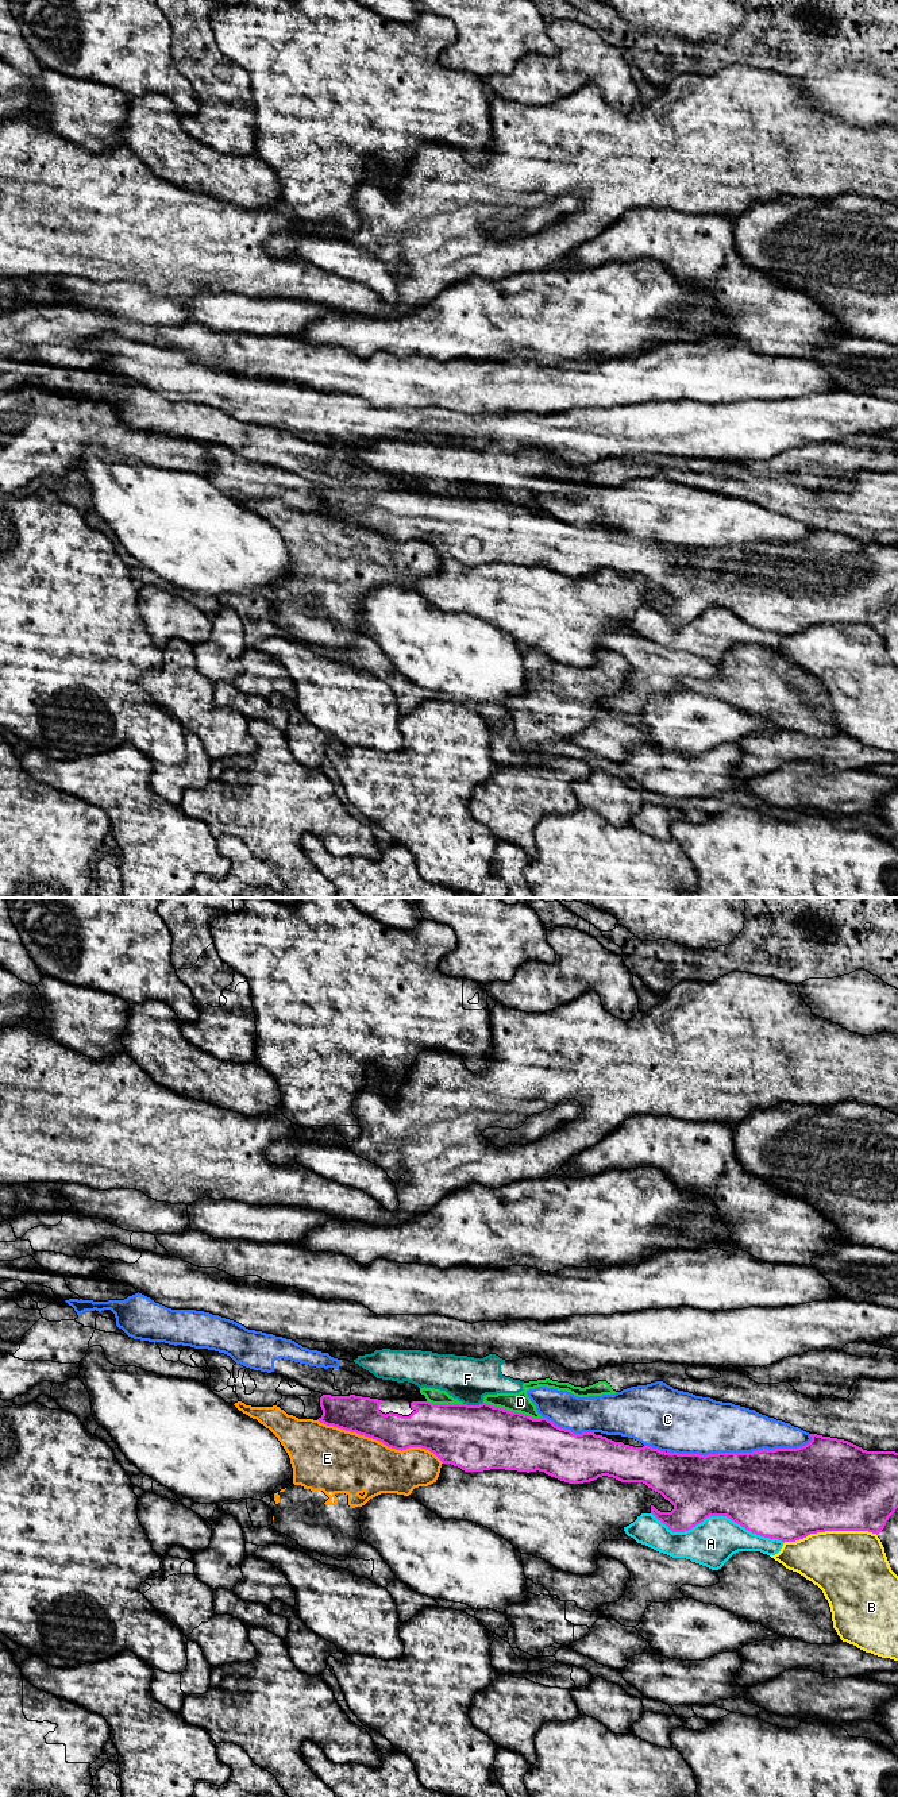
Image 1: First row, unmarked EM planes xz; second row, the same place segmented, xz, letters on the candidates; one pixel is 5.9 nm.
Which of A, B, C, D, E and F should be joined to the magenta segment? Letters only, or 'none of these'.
none of these

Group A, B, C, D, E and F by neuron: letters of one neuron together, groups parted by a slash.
A / B / C / D F / E

